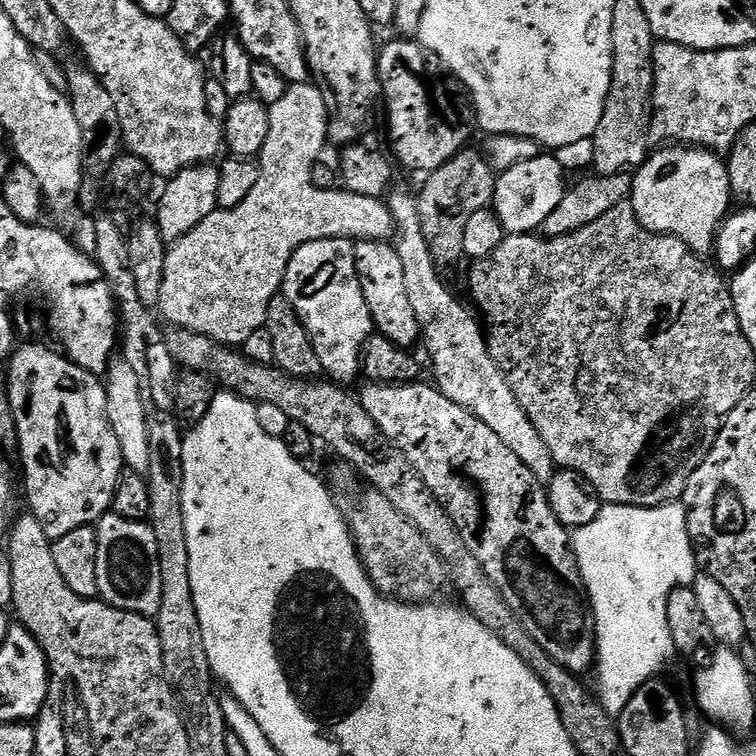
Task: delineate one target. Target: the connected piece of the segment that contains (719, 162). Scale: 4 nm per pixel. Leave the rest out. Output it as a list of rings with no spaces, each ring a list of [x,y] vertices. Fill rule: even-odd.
[[[664,146],[661,152],[653,151],[648,159],[635,169],[630,203],[638,222],[642,222],[646,230],[678,238],[686,242],[697,256],[711,257],[716,247],[716,231],[725,216],[729,215],[728,204],[733,203],[727,163],[717,153],[706,148]]]

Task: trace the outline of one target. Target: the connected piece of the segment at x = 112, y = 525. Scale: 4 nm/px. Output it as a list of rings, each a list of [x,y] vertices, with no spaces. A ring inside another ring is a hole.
[[[105,514],[96,521],[94,525],[96,529],[96,537],[98,538],[98,590],[100,591],[99,599],[104,603],[114,606],[118,610],[126,610],[134,614],[142,614],[149,618],[155,618],[158,614],[158,606],[162,606],[162,566],[158,558],[158,538],[154,538],[154,530],[152,525],[142,520],[131,520],[130,518],[122,518],[115,514]]]

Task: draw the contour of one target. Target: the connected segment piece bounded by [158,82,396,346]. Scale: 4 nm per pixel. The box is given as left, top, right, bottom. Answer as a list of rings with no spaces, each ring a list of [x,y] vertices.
[[[315,83],[294,84],[268,110],[270,134],[259,154],[260,173],[246,202],[233,208],[211,212],[190,234],[175,240],[166,254],[166,274],[160,283],[158,312],[171,327],[202,334],[219,344],[243,346],[254,330],[268,323],[270,302],[284,287],[284,275],[290,258],[303,244],[315,240],[383,240],[393,239],[396,224],[387,203],[379,196],[359,196],[347,190],[319,188],[312,181],[312,168],[321,159],[324,144],[329,143],[330,113],[323,91]]]

